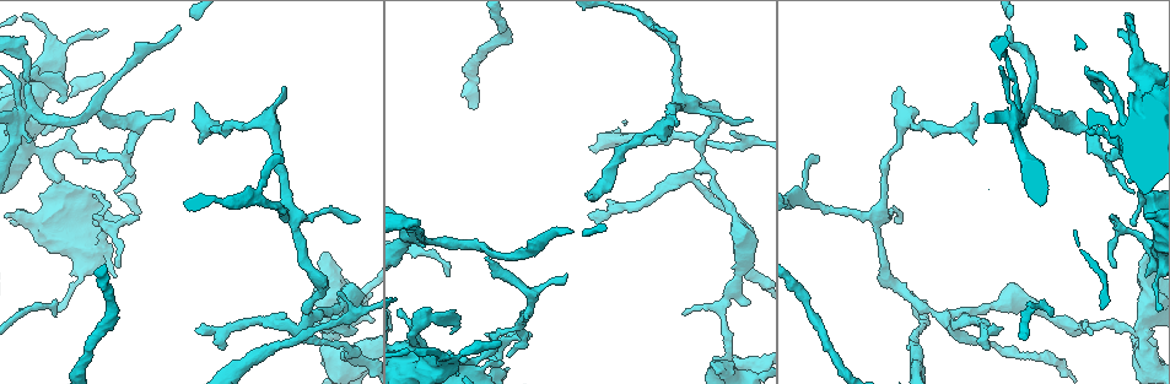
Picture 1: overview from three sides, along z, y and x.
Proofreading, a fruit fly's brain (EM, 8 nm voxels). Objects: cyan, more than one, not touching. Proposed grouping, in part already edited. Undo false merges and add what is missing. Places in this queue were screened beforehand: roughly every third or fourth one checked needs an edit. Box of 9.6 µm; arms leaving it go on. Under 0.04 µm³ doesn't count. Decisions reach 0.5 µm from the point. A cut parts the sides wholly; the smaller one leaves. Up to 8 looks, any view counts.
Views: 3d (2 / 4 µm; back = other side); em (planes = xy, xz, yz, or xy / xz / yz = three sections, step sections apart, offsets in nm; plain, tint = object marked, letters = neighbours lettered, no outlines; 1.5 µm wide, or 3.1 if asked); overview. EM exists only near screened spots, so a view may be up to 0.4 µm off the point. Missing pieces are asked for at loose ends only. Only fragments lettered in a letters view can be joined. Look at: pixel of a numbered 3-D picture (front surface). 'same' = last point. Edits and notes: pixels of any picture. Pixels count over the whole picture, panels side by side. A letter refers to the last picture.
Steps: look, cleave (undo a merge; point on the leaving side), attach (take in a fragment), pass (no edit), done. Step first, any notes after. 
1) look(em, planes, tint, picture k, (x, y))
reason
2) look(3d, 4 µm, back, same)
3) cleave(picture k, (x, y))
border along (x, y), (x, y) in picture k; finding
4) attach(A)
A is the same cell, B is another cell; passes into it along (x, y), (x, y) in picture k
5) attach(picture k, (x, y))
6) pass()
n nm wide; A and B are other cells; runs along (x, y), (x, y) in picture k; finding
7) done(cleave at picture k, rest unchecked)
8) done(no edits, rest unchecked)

look(em, planes, tint, picture 1, (179, 28))
long arm stops here

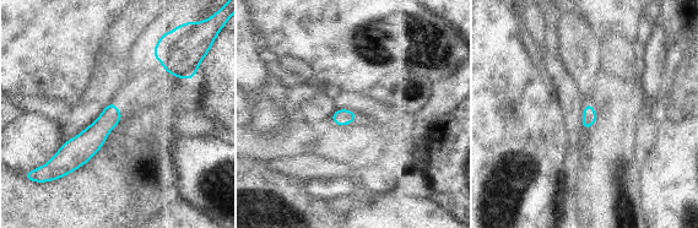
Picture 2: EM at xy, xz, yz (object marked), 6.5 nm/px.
look(em, planes, letters, same)
what lies round it

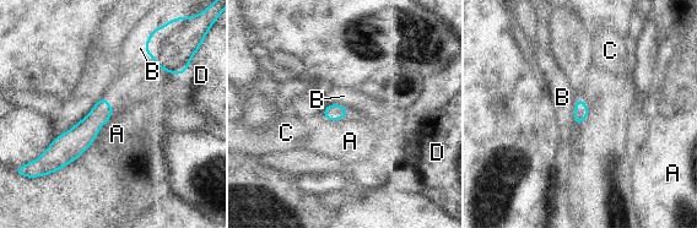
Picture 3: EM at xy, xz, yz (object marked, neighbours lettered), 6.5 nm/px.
pass()
100 nm wide; A, B, C and D are other cells; border along (103, 96), (113, 113), (93, 140) in picture 3; no lettered fragment goes on from it

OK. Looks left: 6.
look(3d, 2 µm, picture 1, (716, 373))
an open end

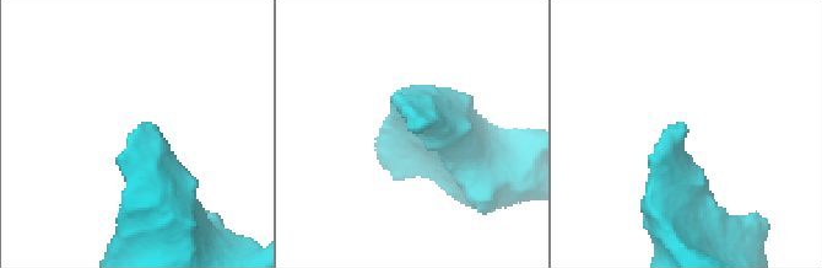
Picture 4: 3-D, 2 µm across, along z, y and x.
look(em, planes, tint, picture 4, (145, 124))
need the tissue

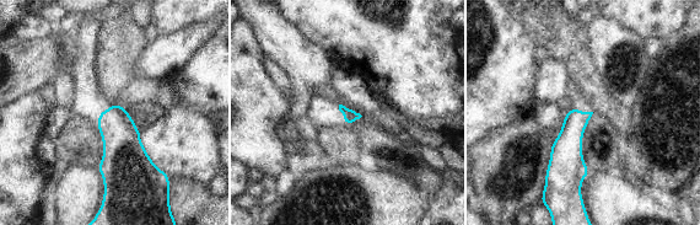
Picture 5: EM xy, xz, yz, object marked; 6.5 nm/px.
look(em, planes, letters, same)
what lies round it

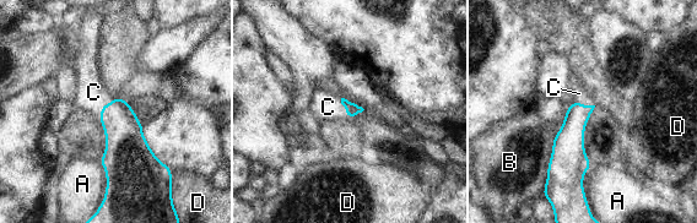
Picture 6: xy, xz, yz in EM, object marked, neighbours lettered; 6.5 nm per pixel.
attach(C)
B touches over 280 nm; C is the same cell, A, B and D are other cells; passes into it along (124, 136), (102, 105), (93, 92) in picture 6; it goes on there

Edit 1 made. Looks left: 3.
look(overview)

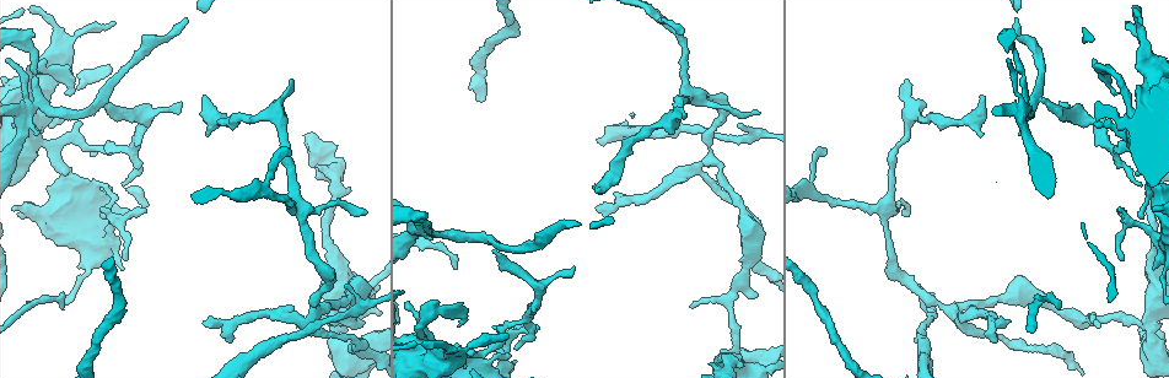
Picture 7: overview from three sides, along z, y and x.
look(em, yz, step 4, letters, picture 7, (826, 154))
tapers out

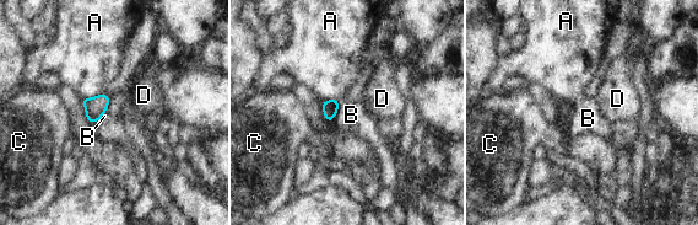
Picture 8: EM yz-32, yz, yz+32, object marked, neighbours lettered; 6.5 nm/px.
look(em, xy, step 8, letters, same)

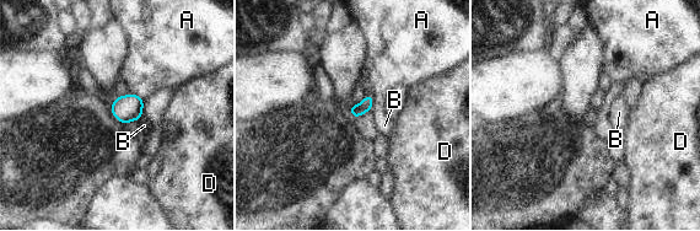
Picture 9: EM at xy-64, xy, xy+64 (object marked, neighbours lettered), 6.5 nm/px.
pass()
A, B and D are other cells; border along (372, 93), (372, 107), (370, 109) in picture 9; no lettered fragment goes on from it

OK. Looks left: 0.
done(attach at picture 6, rest unchecked)

